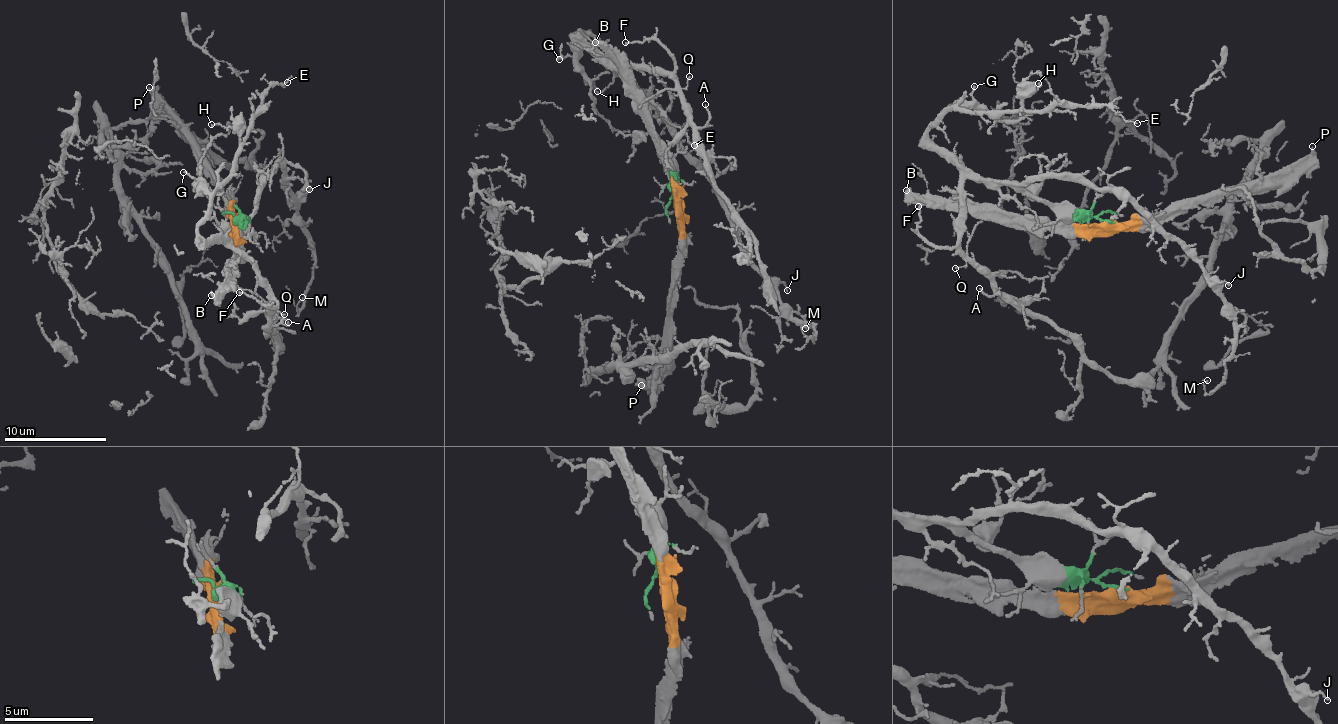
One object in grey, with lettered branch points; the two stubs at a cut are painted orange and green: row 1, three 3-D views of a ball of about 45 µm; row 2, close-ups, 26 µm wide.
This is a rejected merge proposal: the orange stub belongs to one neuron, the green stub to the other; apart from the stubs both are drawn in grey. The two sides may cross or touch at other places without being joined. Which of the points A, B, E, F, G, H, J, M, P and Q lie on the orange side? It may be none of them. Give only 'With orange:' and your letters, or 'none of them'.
With orange: B, P

